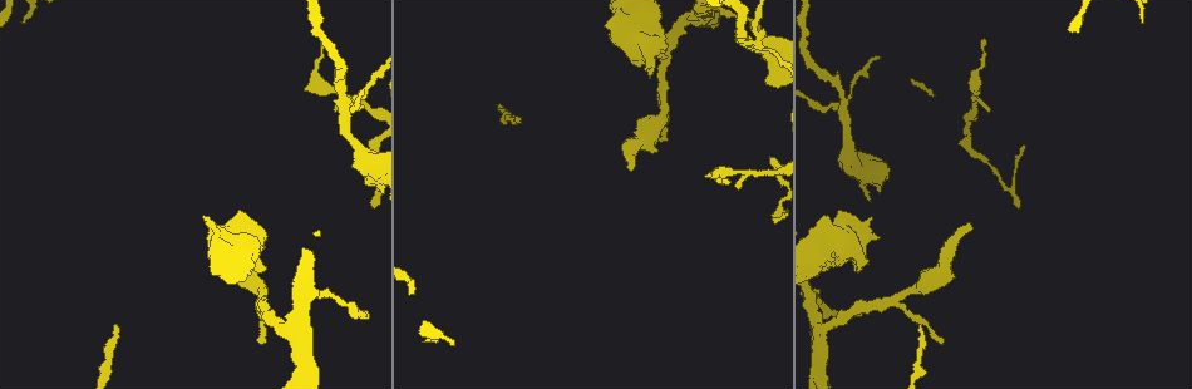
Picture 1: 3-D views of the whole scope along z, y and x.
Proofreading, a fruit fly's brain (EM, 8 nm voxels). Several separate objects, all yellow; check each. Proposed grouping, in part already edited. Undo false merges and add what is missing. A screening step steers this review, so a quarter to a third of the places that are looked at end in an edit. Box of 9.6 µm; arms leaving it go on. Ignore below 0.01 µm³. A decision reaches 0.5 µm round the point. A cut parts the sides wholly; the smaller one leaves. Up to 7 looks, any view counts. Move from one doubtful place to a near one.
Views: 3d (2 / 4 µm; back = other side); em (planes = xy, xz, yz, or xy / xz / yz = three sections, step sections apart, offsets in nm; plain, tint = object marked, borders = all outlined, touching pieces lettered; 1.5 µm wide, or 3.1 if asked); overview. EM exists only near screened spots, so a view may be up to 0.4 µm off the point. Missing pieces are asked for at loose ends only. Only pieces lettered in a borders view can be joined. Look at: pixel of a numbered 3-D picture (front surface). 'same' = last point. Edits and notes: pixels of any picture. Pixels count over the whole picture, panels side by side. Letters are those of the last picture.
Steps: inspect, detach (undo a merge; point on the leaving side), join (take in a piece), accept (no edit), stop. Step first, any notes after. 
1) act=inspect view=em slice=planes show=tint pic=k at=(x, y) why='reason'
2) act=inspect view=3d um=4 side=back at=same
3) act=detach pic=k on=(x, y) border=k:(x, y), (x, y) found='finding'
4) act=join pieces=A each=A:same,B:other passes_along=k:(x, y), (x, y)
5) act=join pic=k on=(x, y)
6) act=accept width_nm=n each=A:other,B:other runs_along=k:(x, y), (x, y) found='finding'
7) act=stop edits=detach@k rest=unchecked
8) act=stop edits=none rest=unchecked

act=inspect view=em slice=planes show=tint pic=1 at=(369, 315) why='free end'

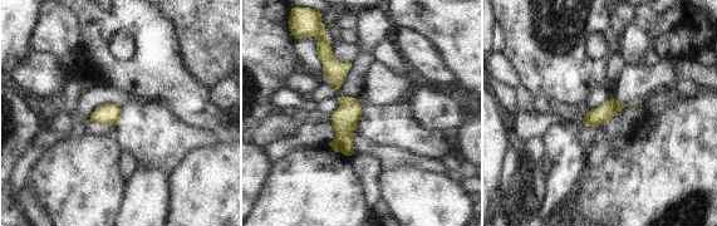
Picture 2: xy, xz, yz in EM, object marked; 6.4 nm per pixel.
act=inspect view=em slice=planes show=borders at=same why='see the neighbours'

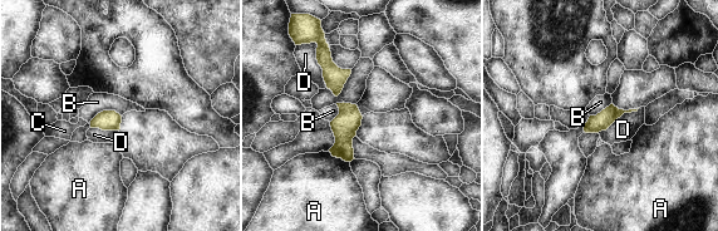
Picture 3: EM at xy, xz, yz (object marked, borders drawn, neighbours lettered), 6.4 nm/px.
act=accept each=A:other,B:other,C:other,D:other border=3:(122, 116), (101, 111), (89, 123) found='no lettered piece goes on from it'

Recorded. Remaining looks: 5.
act=inspect view=em slice=planes show=tint pic=1 at=(775, 214) why='thin end'

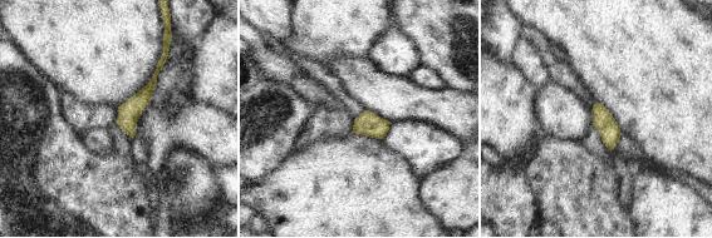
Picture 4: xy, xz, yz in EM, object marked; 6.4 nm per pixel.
act=inspect view=em slice=planes show=borders at=same

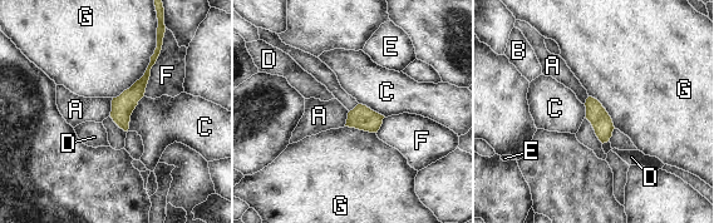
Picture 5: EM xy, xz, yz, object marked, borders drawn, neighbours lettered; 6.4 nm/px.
act=accept each=A:other,B:other,C:other,D:other,E:other,F:other,G:other found='no lettered piece goes on from it'

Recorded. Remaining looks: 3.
act=inspect view=em slice=planes show=tint pic=1 at=(859, 271) why='an open end'

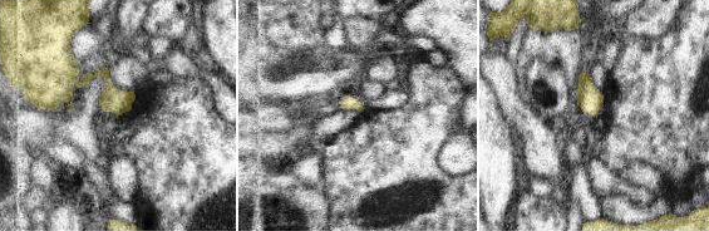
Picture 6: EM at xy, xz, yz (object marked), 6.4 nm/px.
act=inspect view=em slice=planes show=borders at=same why='see the neighbours'

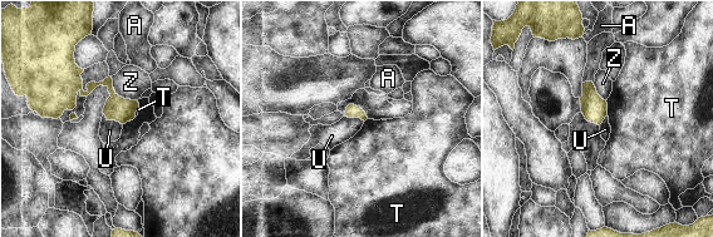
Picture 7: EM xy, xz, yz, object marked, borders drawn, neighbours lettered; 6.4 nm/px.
act=accept each=A:other,T:other,U:other,Z:other border=7:(103, 113), (108, 119), (122, 124) found='none of them fits'

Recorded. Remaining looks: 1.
act=stop edits=none rest=unchecked

